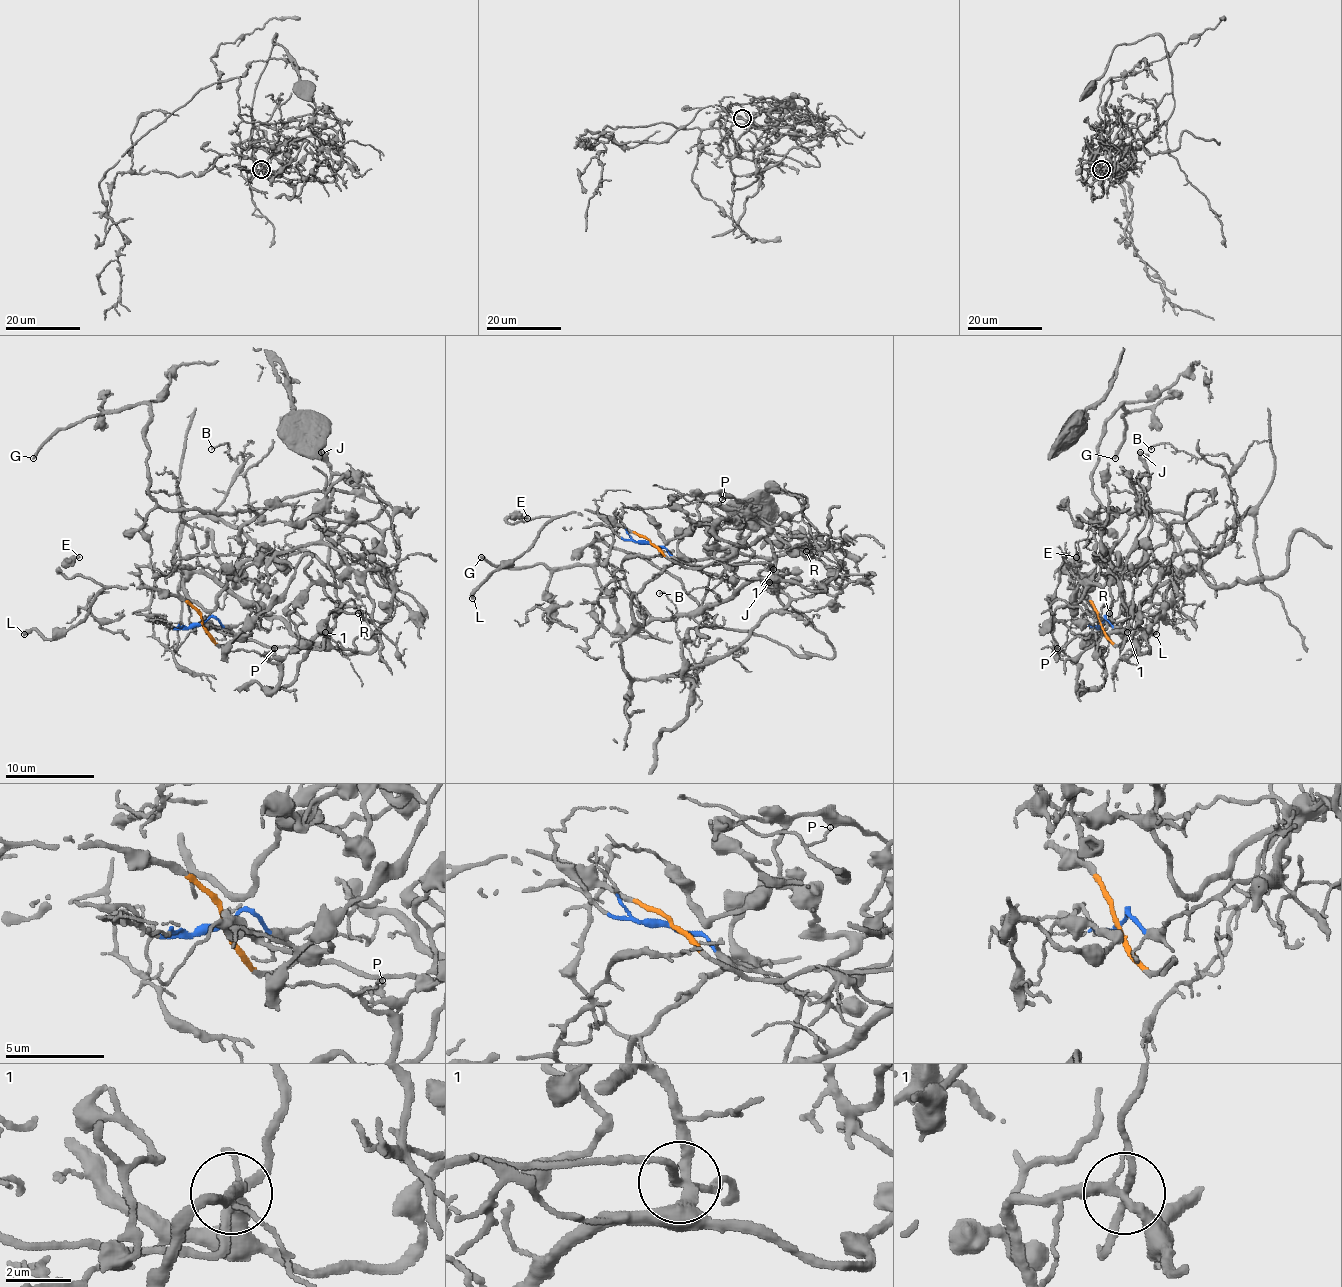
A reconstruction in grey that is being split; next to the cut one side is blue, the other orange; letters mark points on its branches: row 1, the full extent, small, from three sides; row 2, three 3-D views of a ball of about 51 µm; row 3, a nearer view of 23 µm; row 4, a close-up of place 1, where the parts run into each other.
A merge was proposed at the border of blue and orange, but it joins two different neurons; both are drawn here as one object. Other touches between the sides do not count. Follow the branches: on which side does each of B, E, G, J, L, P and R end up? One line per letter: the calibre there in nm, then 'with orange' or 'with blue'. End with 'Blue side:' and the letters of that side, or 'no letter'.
B: 140 nm | with blue
E: 340 nm | with orange
G: 260 nm | with orange
J: 600 nm | with blue
L: 360 nm | with orange
P: 110 nm | with blue
R: 150 nm | with blue
Blue side: B, J, P, R

